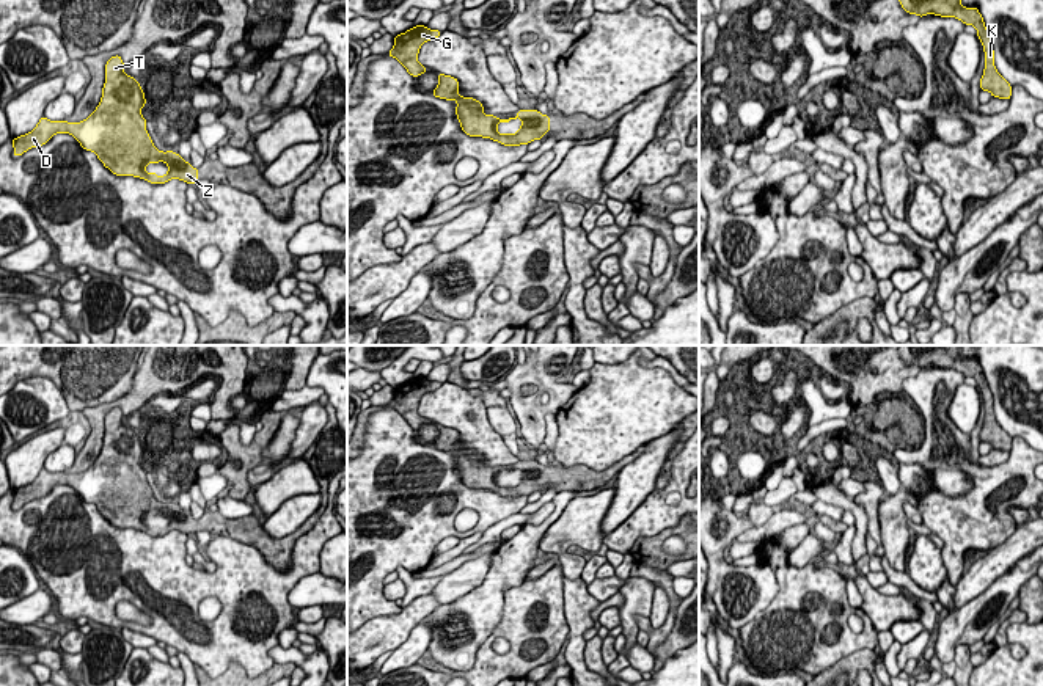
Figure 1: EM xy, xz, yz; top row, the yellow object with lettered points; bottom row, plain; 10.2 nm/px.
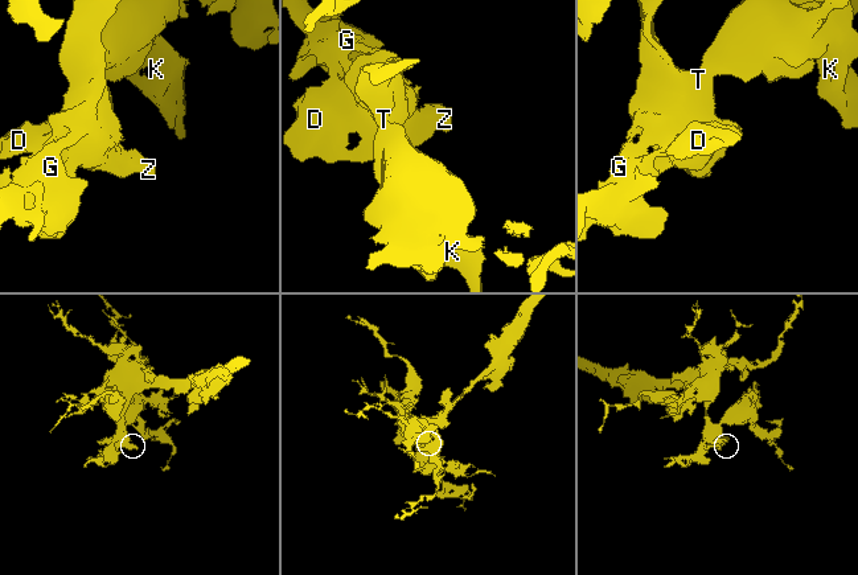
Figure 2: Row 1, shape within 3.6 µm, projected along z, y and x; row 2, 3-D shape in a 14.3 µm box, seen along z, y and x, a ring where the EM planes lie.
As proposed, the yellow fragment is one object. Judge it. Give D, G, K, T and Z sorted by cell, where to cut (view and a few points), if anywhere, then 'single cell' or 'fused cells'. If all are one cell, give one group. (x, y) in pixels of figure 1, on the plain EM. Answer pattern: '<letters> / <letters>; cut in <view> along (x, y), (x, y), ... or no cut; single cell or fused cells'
D G K T Z; no cut; single cell

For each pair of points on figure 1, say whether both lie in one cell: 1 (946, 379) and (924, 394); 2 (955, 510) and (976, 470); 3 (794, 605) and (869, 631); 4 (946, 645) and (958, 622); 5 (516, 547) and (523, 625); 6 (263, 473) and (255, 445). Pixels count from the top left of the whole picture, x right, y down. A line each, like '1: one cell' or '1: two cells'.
1: one cell
2: one cell
3: one cell
4: one cell
5: two cells
6: two cells

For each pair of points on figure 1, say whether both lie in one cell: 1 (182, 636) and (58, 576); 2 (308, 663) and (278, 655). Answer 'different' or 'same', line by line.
1: same
2: same

